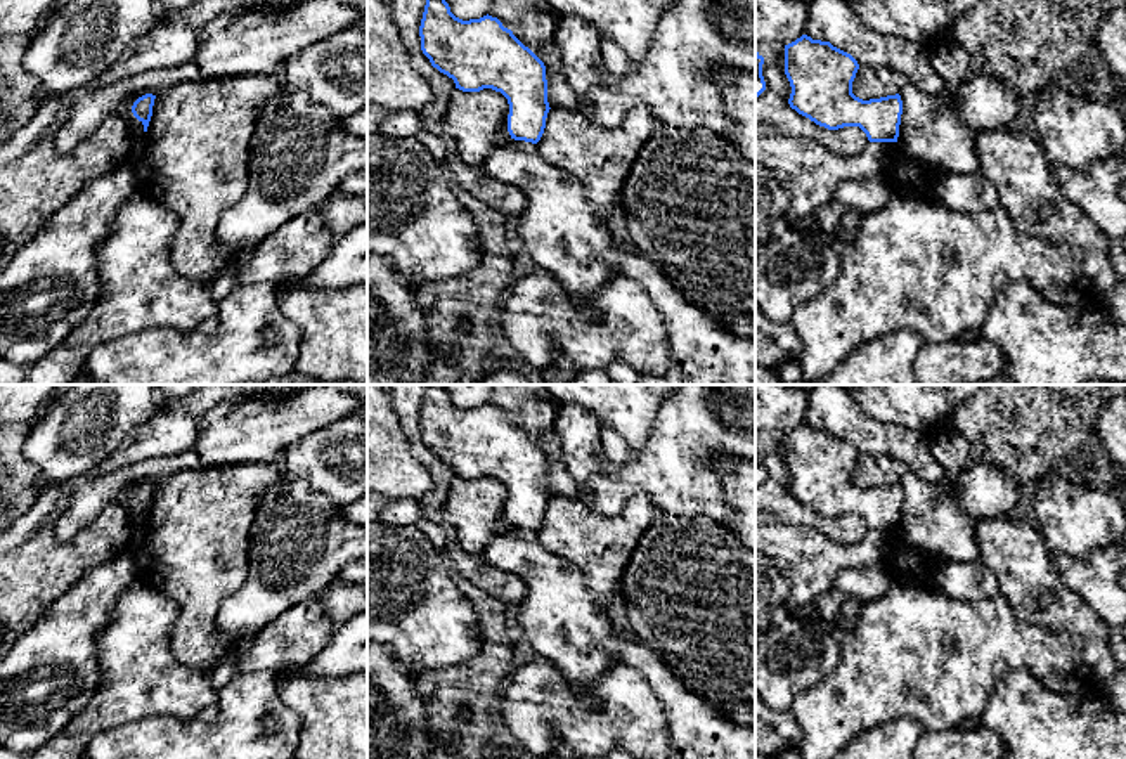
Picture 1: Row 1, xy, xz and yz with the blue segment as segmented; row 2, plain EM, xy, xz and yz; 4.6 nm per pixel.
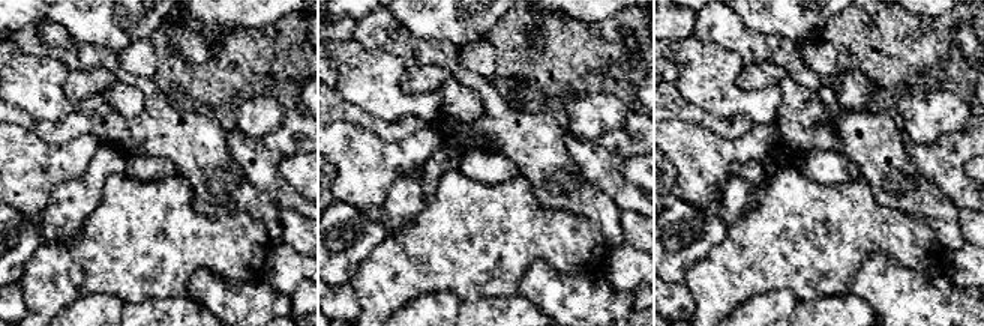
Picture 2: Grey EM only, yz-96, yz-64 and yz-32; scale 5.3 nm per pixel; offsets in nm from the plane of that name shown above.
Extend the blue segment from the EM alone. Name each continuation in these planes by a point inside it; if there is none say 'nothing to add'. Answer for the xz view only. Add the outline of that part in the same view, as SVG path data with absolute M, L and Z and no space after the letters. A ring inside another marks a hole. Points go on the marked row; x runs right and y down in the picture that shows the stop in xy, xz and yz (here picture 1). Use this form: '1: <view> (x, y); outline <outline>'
nothing to add

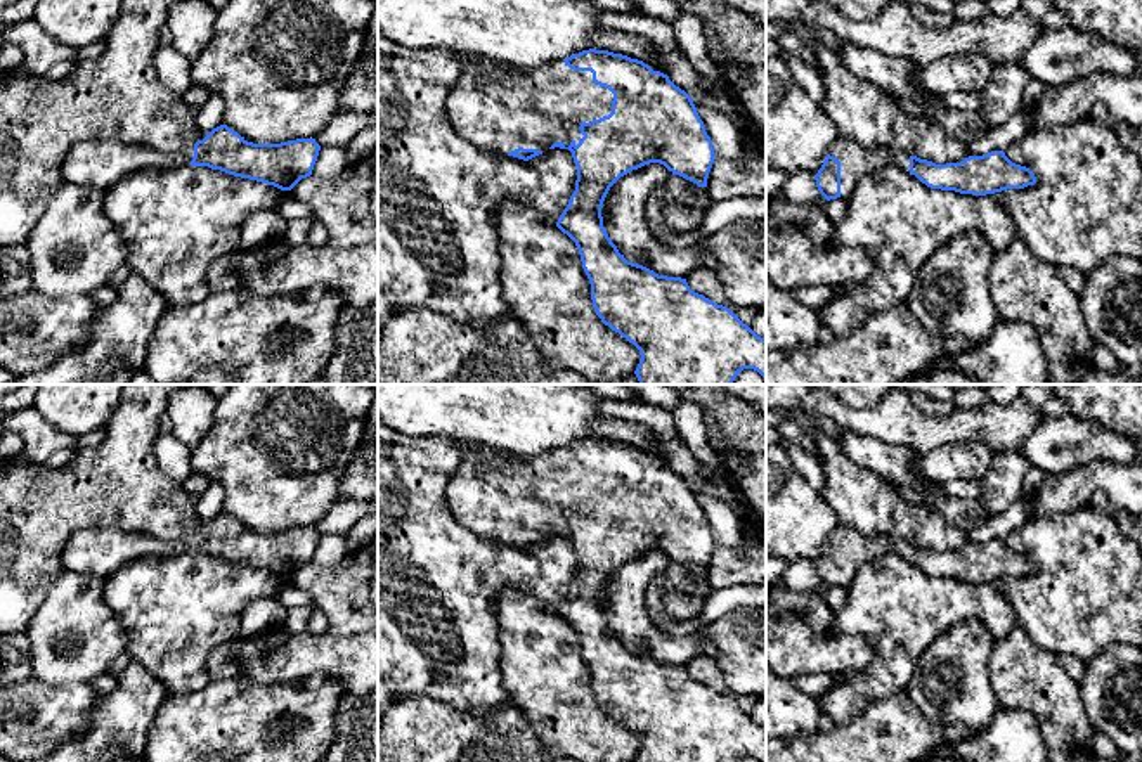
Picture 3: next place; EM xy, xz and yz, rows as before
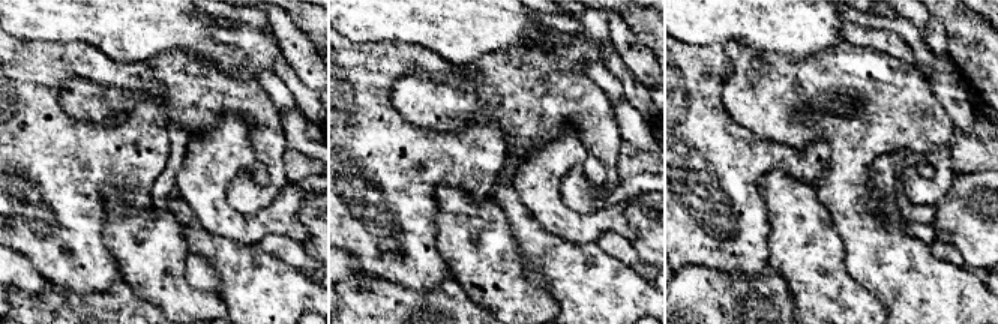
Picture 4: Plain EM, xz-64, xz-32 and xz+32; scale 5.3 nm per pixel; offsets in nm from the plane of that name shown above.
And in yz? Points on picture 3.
1: yz (856, 160); outline M842 137L830 145L828 154L840 161L840 199L849 199L858 182L877 168L898 166L910 173L913 156L901 149L865 147Z

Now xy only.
1: xy (101, 163); outline M81 140L69 149L61 173L66 182L106 190L133 171L191 166L192 156L194 145L178 154L166 154L121 140Z

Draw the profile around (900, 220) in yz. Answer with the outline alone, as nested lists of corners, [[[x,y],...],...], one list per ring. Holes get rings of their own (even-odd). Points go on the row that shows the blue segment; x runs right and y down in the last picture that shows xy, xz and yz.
[[[898,166],[865,175],[847,203],[834,239],[866,249],[873,270],[816,310],[835,338],[847,338],[873,312],[905,303],[927,258],[958,234],[979,230],[995,255],[1017,239],[1010,213],[991,194],[931,189]]]

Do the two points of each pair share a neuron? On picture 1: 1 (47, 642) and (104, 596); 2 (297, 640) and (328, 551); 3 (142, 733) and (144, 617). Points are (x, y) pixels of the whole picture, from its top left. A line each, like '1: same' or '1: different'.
1: same
2: different
3: different

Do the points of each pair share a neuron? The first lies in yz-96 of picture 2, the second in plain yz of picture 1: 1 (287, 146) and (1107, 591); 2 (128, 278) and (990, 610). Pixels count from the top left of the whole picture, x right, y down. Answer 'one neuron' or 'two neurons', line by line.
1: one neuron
2: one neuron

